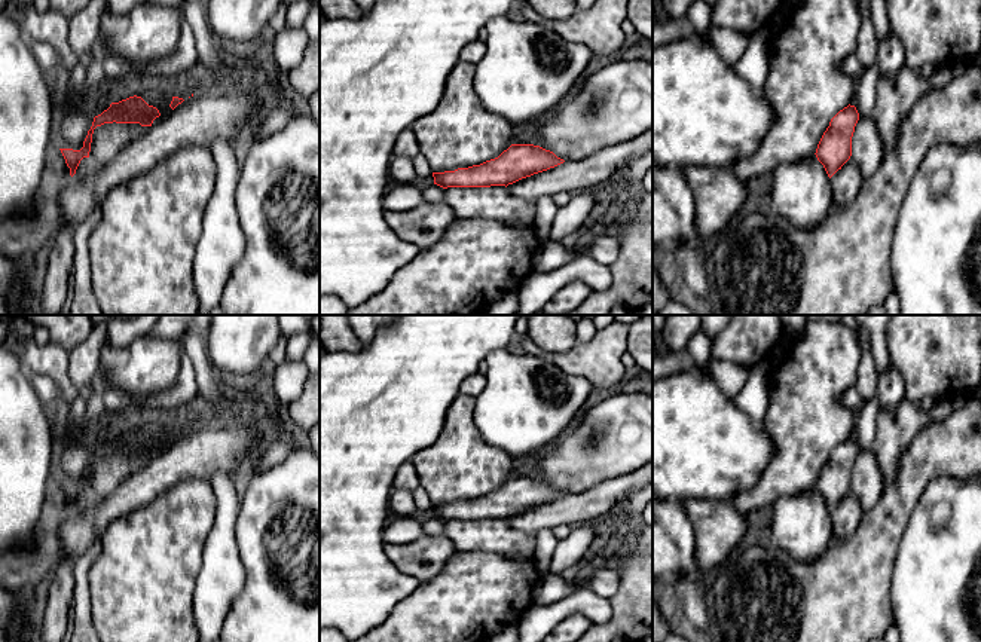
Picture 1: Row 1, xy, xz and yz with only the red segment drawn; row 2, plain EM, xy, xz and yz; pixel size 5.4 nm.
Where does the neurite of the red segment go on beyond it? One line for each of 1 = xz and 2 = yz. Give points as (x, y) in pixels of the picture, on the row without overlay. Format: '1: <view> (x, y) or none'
1: xz (574, 508)
2: yz (846, 514)

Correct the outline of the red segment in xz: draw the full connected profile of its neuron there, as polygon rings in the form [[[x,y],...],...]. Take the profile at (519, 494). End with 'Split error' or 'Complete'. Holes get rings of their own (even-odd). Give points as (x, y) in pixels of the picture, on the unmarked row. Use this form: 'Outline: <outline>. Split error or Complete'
Outline: [[[653,461],[583,493],[557,490],[534,477],[511,477],[498,490],[455,504],[433,505],[434,517],[447,520],[505,519],[529,535],[559,525],[583,525],[605,517],[618,504],[653,483]]]. Split error

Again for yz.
Outline: [[[855,438],[840,443],[823,465],[816,490],[831,511],[834,535],[847,538],[856,532],[864,516],[862,505],[852,489],[852,470],[859,453]]]. Split error

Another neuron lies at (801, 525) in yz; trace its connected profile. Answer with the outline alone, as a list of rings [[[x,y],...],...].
[[[816,487],[777,499],[768,529],[771,541],[800,562],[819,557],[834,536],[831,511]]]

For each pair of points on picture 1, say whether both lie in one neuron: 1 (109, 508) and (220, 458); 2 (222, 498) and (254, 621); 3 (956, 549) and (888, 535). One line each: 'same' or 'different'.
1: same
2: different
3: different

